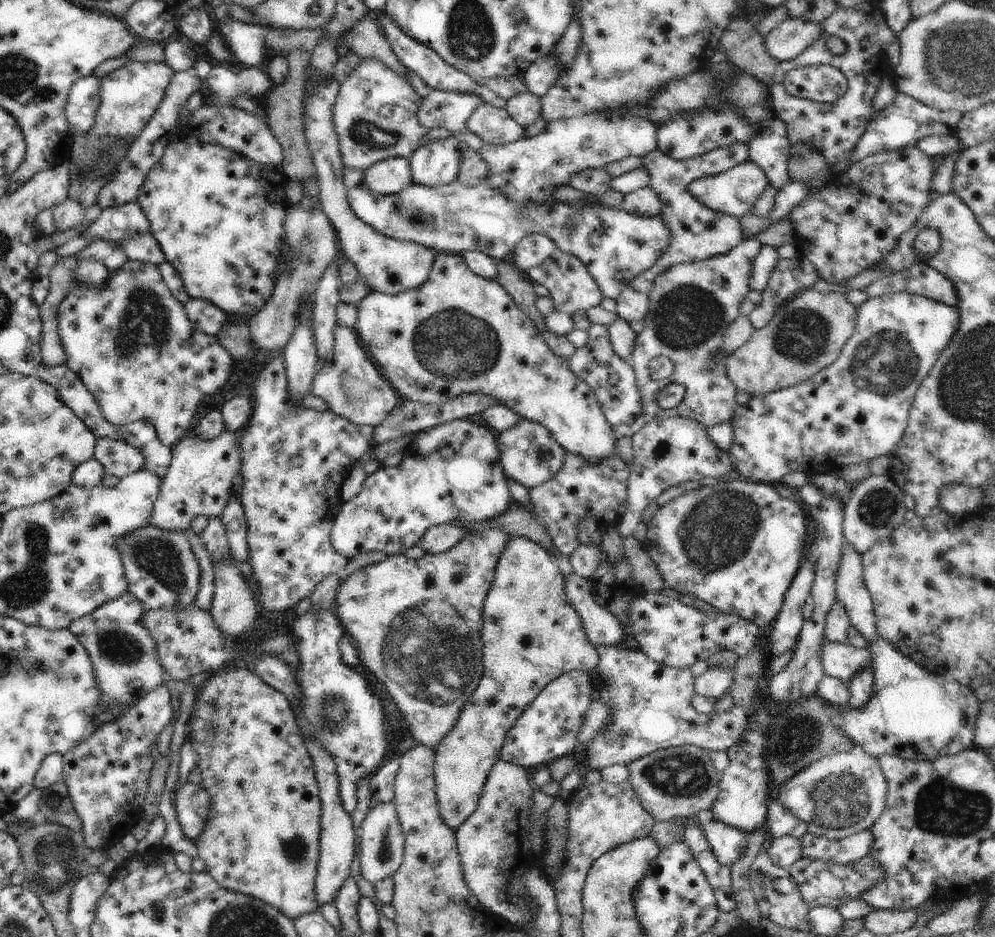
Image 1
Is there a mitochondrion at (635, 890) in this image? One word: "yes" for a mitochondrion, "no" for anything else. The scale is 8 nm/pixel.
no

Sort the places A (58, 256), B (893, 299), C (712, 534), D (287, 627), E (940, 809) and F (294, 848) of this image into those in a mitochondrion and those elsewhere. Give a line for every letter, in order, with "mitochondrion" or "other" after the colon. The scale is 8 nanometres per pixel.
A: other
B: other
C: mitochondrion
D: other
E: mitochondrion
F: mitochondrion

